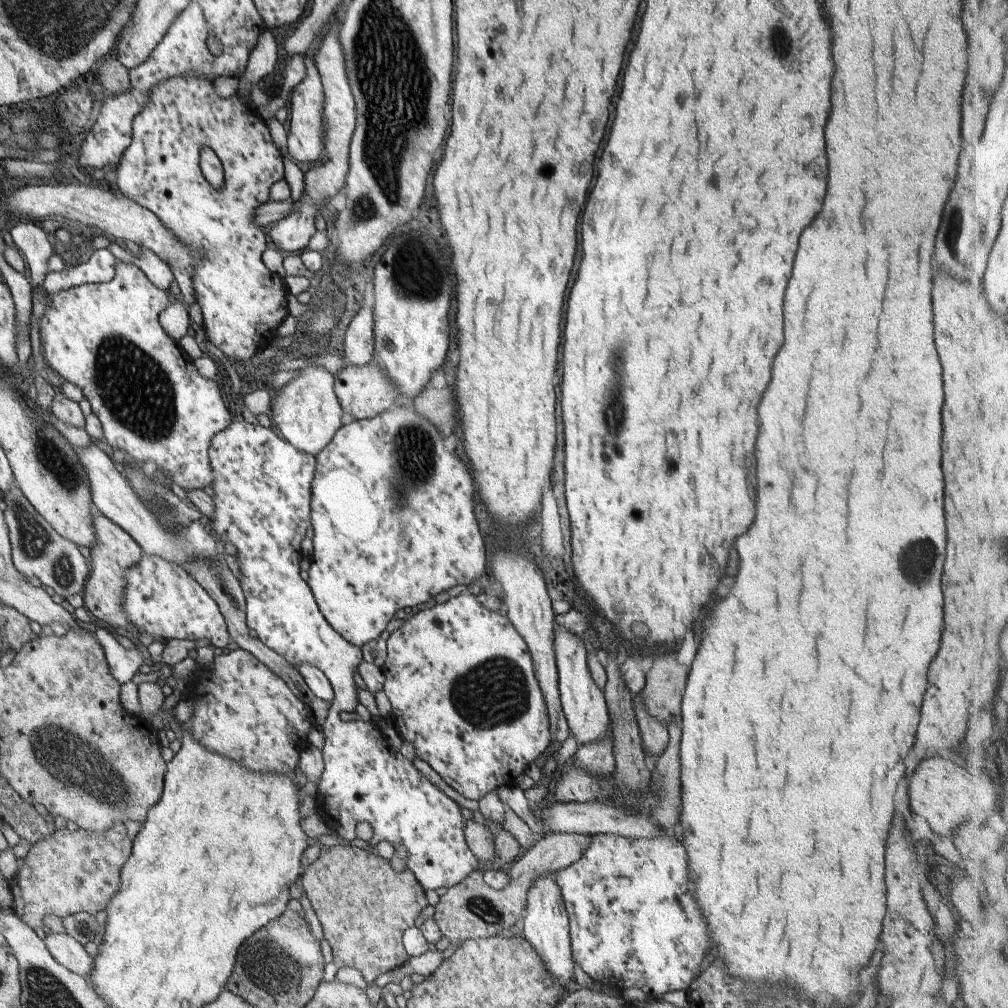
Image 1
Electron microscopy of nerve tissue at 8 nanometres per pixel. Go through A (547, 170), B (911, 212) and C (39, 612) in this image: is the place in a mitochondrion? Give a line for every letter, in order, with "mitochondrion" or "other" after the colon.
A: other
B: other
C: other

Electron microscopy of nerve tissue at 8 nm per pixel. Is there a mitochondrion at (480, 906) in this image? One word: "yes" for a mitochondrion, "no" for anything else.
yes

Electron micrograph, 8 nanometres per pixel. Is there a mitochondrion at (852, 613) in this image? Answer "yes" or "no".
no

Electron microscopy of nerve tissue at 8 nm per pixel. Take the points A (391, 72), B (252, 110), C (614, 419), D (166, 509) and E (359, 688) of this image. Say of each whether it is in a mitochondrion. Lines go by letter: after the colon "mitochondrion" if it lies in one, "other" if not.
A: mitochondrion
B: other
C: mitochondrion
D: mitochondrion
E: other

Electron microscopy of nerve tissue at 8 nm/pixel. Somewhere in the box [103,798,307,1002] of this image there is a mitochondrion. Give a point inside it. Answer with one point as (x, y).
(270, 967)

